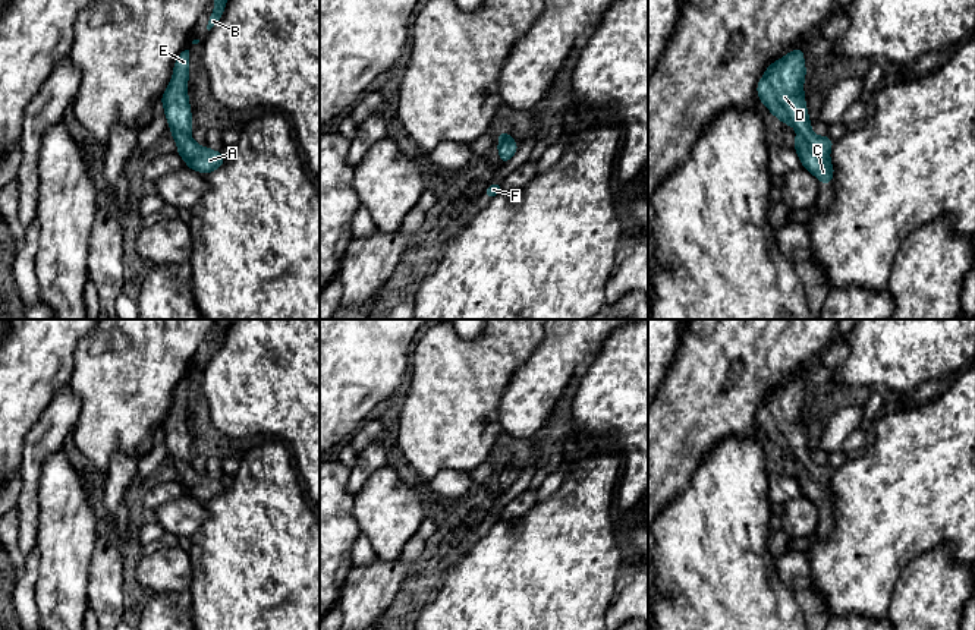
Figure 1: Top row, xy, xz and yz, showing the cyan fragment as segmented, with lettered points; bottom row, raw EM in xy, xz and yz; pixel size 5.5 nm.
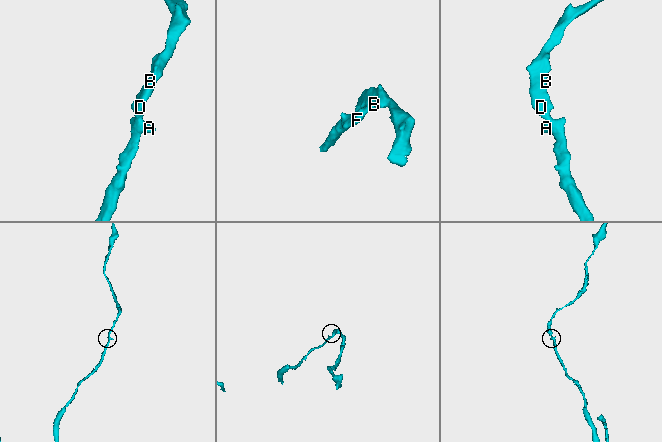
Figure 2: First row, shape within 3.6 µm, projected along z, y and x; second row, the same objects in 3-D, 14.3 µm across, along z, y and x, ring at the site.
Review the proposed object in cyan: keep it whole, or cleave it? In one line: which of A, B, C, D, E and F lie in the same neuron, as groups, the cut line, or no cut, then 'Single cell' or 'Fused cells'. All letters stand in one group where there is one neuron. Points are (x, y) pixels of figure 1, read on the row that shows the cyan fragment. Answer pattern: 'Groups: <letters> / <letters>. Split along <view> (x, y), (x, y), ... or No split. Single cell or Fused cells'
Groups: A B C D E F. No split. Single cell

